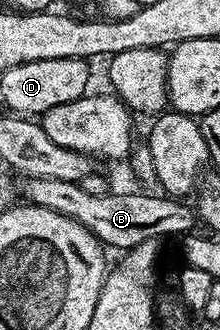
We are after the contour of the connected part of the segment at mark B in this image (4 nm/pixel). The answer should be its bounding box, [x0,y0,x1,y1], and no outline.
[24,179,198,253]

